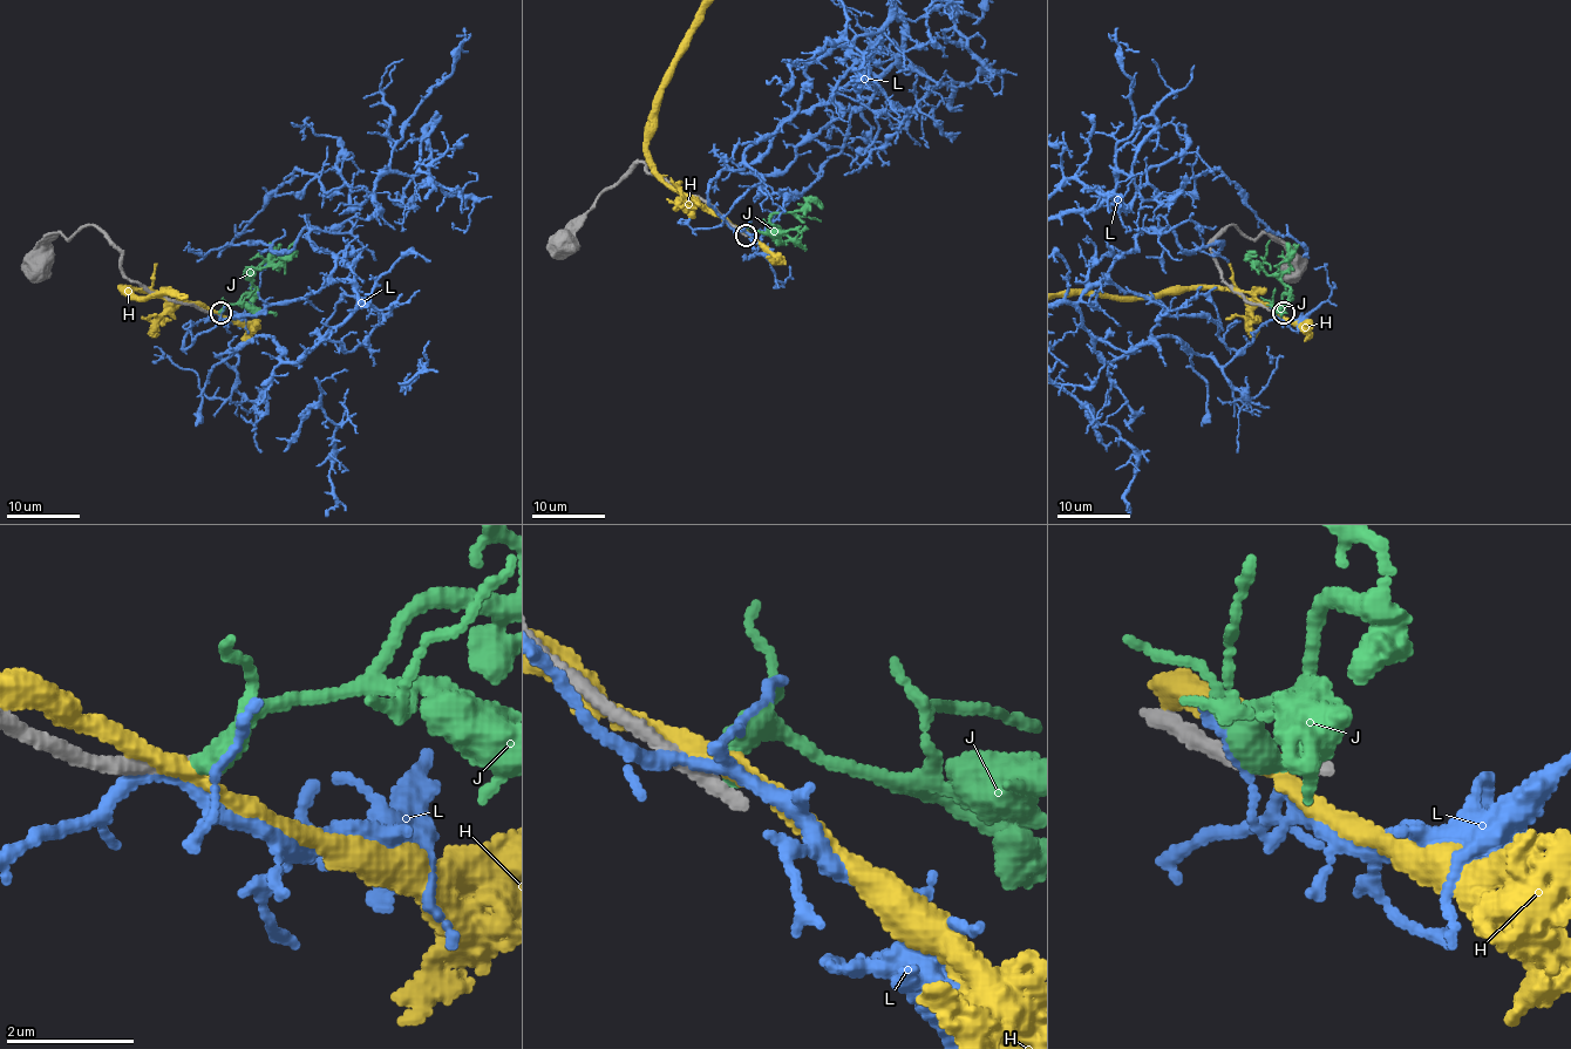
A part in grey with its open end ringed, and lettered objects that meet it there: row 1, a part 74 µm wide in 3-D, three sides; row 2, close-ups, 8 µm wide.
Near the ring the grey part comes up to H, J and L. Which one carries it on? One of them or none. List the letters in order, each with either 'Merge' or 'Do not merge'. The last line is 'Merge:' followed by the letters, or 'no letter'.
H: Do not merge
J: Do not merge
L: Do not merge
Merge: no letter

